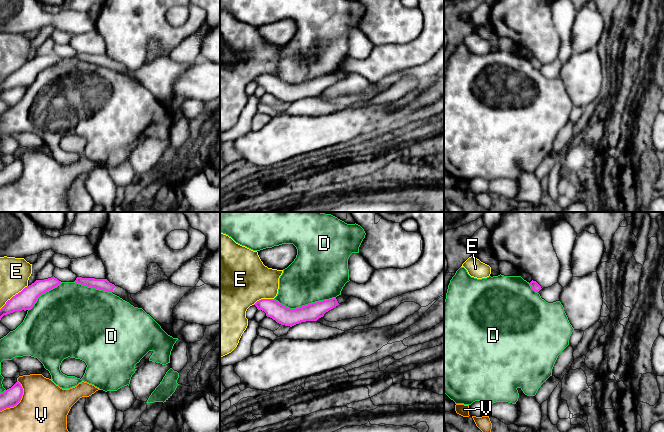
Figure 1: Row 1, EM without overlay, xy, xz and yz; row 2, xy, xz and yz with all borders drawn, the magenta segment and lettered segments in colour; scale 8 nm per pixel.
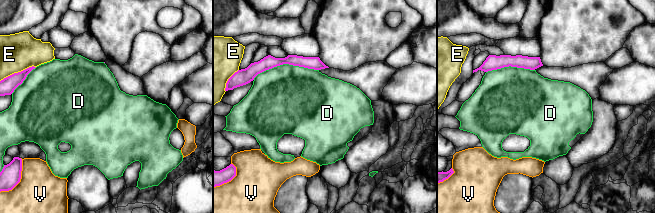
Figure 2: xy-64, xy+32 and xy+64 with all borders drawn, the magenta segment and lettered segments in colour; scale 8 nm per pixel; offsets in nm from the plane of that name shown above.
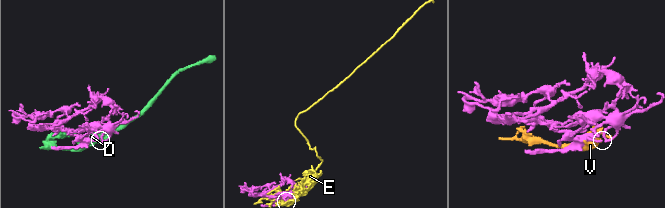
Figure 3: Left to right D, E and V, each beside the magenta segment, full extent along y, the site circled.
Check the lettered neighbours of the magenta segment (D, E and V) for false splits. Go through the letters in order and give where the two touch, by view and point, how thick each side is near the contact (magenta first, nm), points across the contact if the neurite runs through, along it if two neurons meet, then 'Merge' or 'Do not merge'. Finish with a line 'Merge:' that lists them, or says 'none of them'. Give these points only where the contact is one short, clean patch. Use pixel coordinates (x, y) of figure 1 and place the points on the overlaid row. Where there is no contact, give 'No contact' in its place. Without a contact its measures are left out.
D: Touches magenta at xz (305, 305). Thickness 150 nm (magenta) against 400 nm. Do not merge
E: Touches magenta at xy (13, 296). Thickness 160 nm (magenta) against 240 nm. Do not merge
V: Touches magenta at xy (20, 399). Thickness 150 nm (magenta) against 400 nm. Do not merge
Merge: none of them

